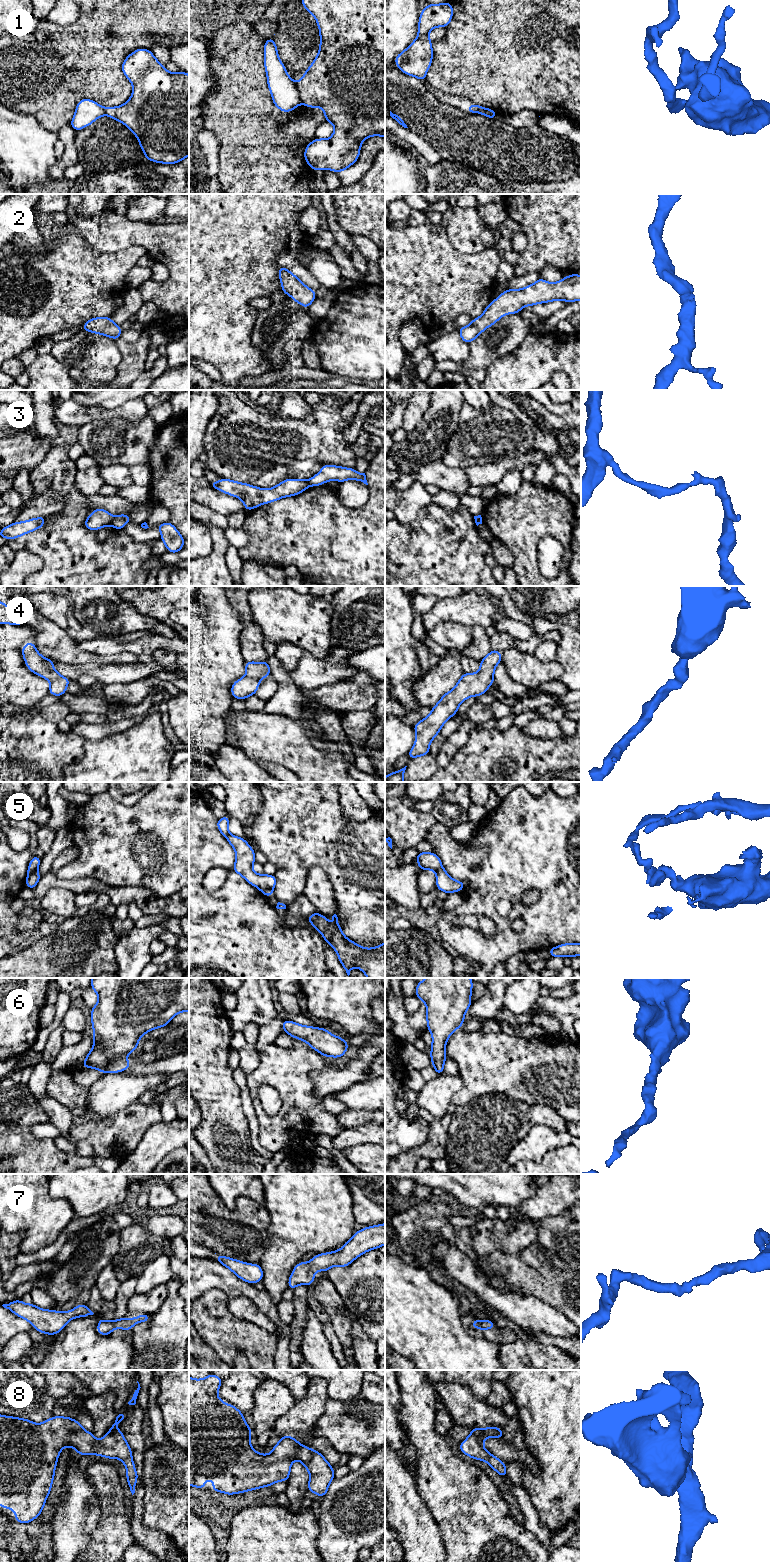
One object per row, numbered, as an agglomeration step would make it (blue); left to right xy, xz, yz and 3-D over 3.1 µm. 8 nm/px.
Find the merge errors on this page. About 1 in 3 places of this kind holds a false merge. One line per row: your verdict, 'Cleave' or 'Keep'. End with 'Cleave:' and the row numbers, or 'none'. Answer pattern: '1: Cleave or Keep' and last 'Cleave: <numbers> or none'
1: Cleave
2: Keep
3: Cleave
4: Keep
5: Cleave
6: Keep
7: Keep
8: Keep
Cleave: 1, 3, 5

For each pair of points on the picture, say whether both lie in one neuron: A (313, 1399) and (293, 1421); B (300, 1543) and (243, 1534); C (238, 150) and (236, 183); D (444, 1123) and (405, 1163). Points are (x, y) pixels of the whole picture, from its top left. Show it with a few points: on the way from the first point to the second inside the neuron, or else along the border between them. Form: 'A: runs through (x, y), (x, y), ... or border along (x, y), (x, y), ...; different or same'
A: runs through (310, 1404), (298, 1416); same
B: runs through (286, 1543), (266, 1543), (257, 1534); same
C: runs through (237, 158), (237, 175); same
D: runs through (438, 1134), (422, 1152), (416, 1154); same

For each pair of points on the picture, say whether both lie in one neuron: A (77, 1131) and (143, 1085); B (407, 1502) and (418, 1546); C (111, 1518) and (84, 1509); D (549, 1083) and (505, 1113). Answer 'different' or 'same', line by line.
A: different
B: same
C: different
D: different

